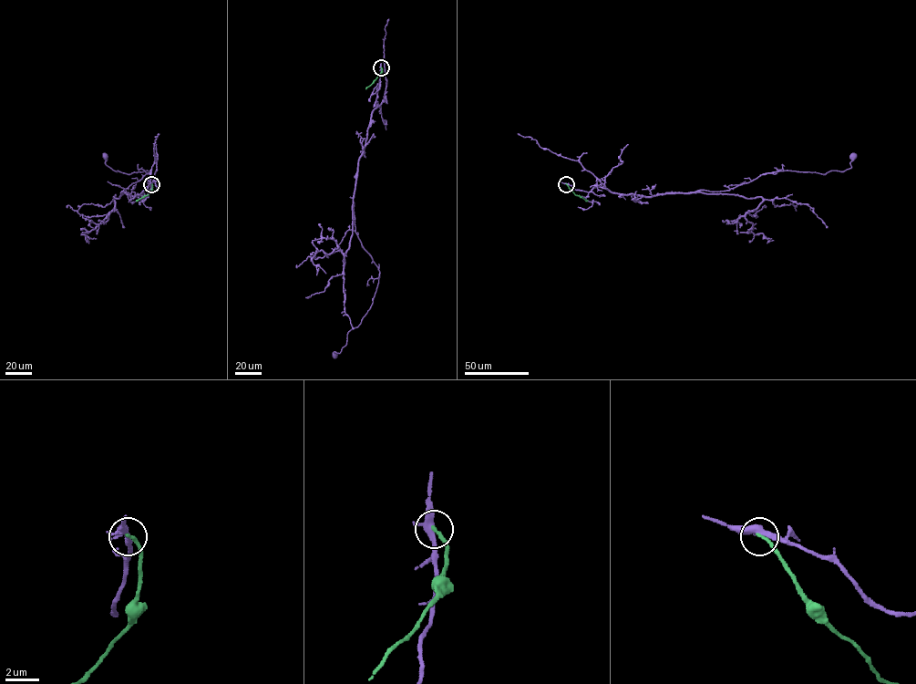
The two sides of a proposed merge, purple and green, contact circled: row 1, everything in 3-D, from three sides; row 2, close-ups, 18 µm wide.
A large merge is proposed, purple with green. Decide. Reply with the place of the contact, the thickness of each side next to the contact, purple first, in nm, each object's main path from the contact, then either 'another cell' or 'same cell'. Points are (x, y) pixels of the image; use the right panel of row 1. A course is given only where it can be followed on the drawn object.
place (566, 184); calibres 420 and 200 nm; course purple (566, 183), (588, 192), (599, 187), (644, 196), (729, 191), (766, 173), (843, 171), (851, 167), (852, 155); course green (566, 183), (576, 195), (587, 201); another cell

